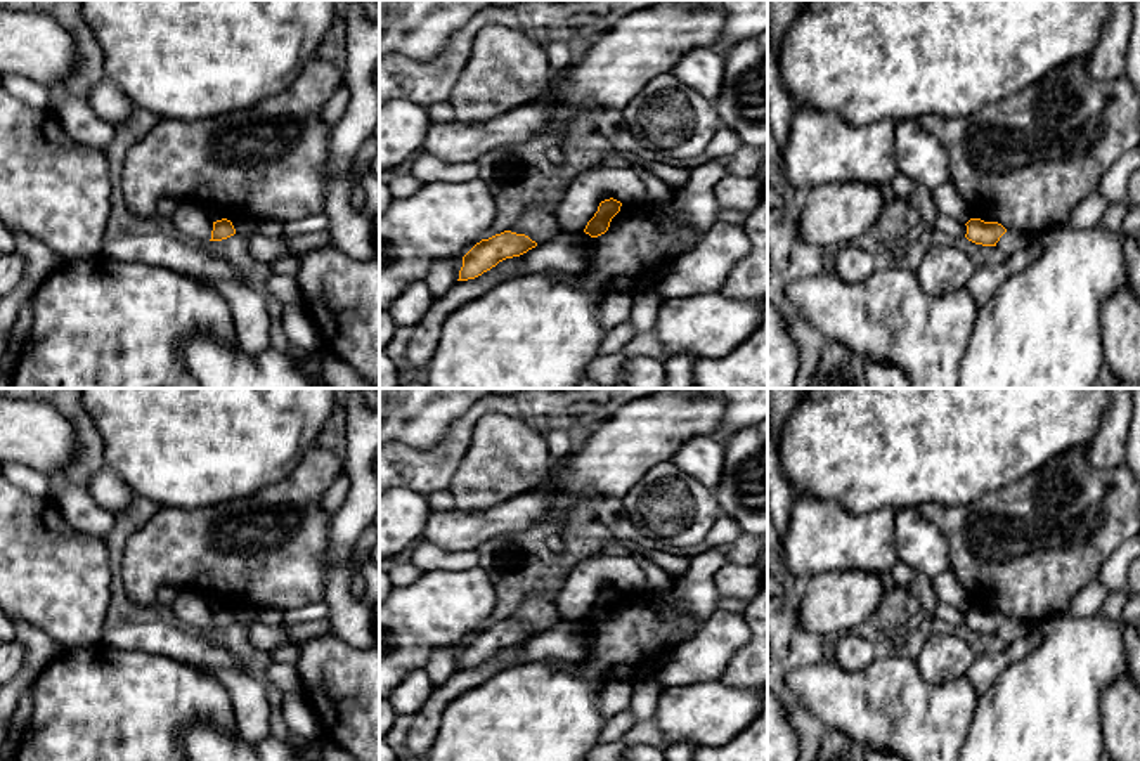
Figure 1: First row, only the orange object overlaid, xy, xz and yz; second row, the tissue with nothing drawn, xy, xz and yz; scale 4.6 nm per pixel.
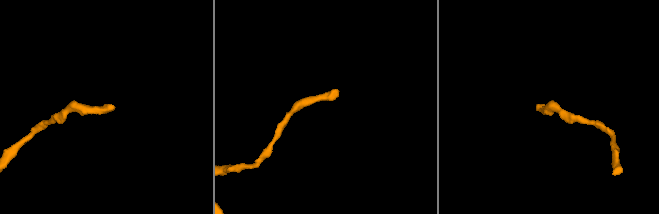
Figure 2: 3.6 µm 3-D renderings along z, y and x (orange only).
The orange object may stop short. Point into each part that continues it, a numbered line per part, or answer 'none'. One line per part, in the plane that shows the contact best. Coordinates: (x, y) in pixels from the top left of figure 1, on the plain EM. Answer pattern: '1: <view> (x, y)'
none

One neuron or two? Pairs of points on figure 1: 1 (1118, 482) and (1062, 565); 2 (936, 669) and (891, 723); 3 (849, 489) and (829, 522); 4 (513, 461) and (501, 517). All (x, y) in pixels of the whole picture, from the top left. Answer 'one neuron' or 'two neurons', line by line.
1: one neuron
2: two neurons
3: two neurons
4: two neurons

